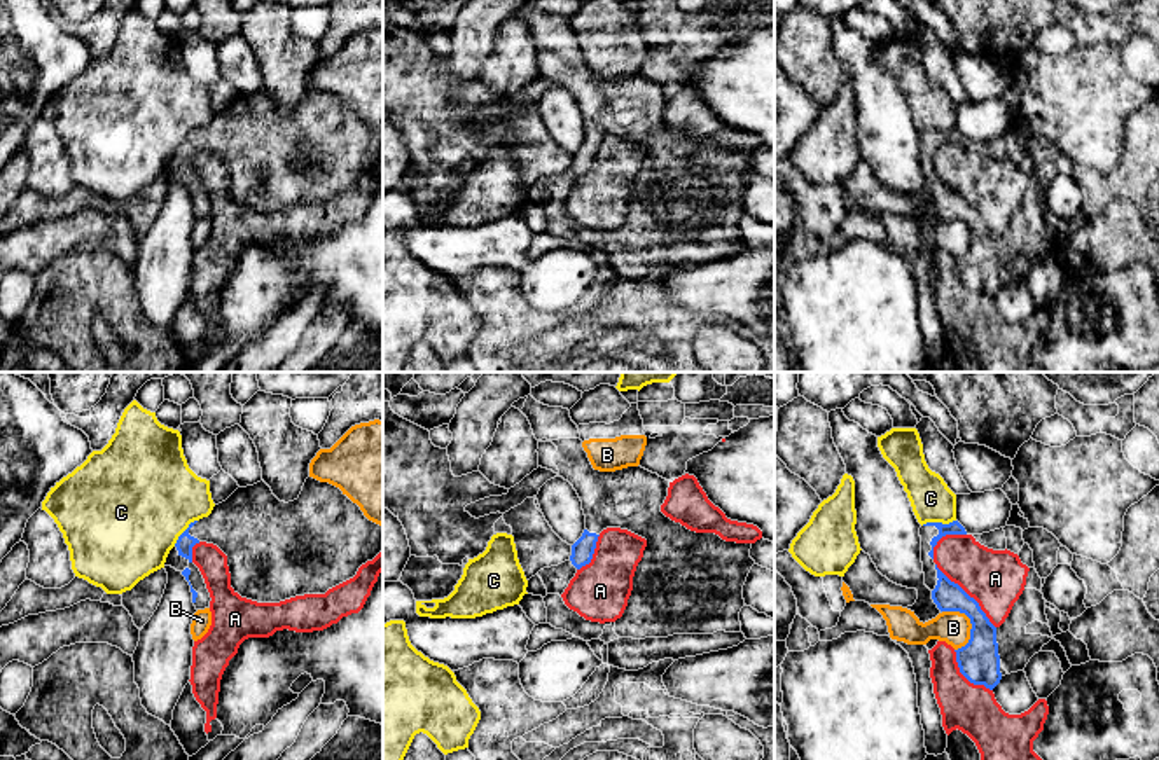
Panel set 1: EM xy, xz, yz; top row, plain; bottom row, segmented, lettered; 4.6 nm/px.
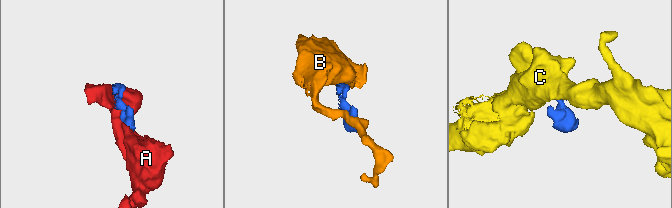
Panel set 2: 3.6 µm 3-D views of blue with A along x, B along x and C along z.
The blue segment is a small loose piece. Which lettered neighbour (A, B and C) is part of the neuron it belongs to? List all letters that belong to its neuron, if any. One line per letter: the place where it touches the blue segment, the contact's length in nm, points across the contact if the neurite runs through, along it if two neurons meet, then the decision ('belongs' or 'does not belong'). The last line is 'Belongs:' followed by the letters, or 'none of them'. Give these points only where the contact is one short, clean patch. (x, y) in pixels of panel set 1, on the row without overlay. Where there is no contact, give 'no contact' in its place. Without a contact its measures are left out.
A: meets blue in yz at (967, 203); contact 400 nm long; does not belong
B: meets blue in yz at (971, 231); contact 200 nm long; border along yz (943, 219), (958, 219), (971, 233), (971, 247), (955, 259); does not belong
C: meets blue in yz at (937, 131); contact 160 nm long; border along yz (955, 128), (922, 133); does not belong
Belongs: none of them

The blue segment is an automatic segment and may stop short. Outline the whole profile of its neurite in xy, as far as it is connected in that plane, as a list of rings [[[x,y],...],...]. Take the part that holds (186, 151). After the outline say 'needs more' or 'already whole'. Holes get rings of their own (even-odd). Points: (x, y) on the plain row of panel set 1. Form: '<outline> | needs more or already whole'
[[[313,86],[306,87],[299,107],[288,112],[280,110],[264,89],[238,96],[208,126],[189,133],[164,171],[185,185],[196,218],[205,218],[212,206],[192,171],[192,155],[199,150],[217,154],[227,164],[234,201],[257,211],[280,211],[304,203],[325,203],[353,187],[362,173],[383,159],[383,135],[369,129],[339,96]]] | needs more

